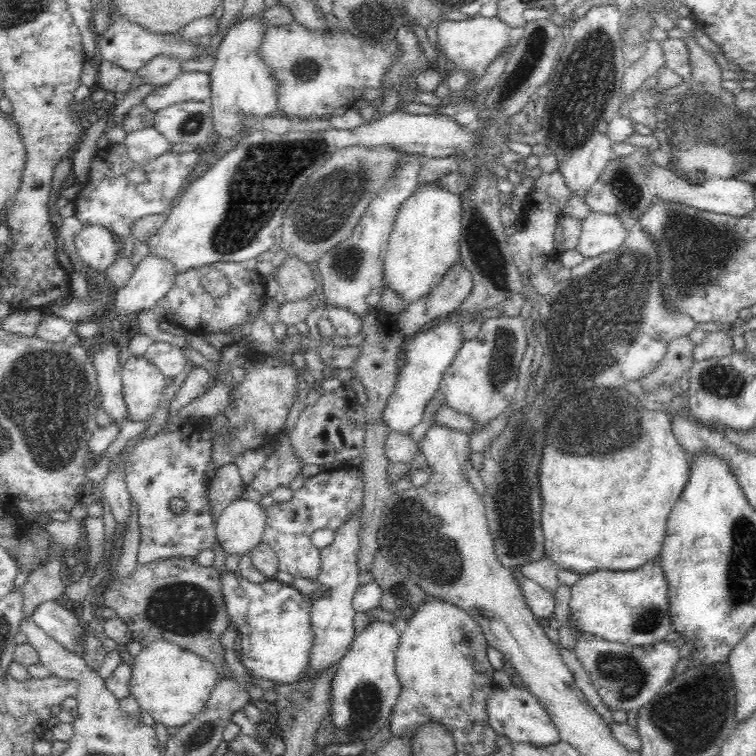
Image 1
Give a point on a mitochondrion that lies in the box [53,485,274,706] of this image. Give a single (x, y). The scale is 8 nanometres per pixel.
(184, 608)

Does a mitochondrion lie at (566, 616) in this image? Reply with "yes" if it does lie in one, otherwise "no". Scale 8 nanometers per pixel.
no

